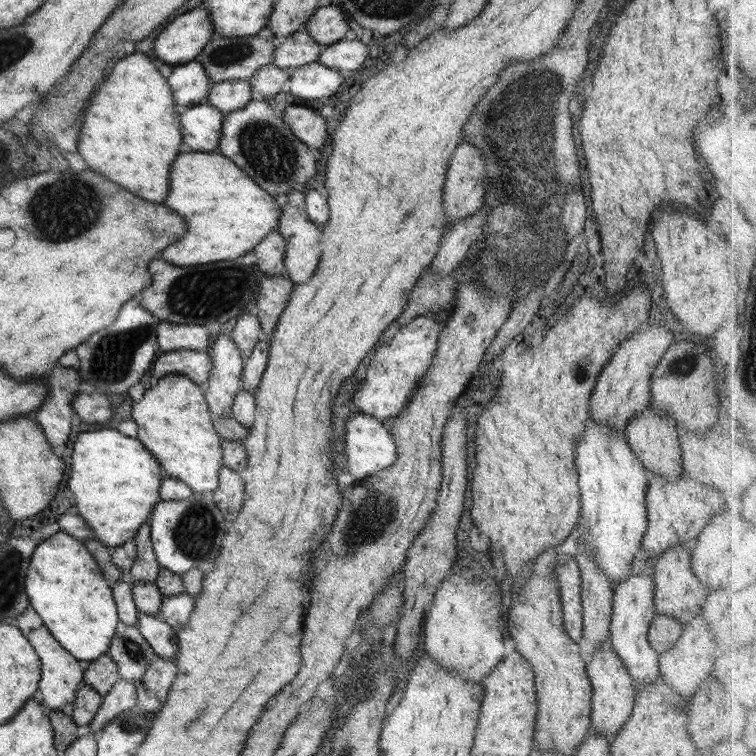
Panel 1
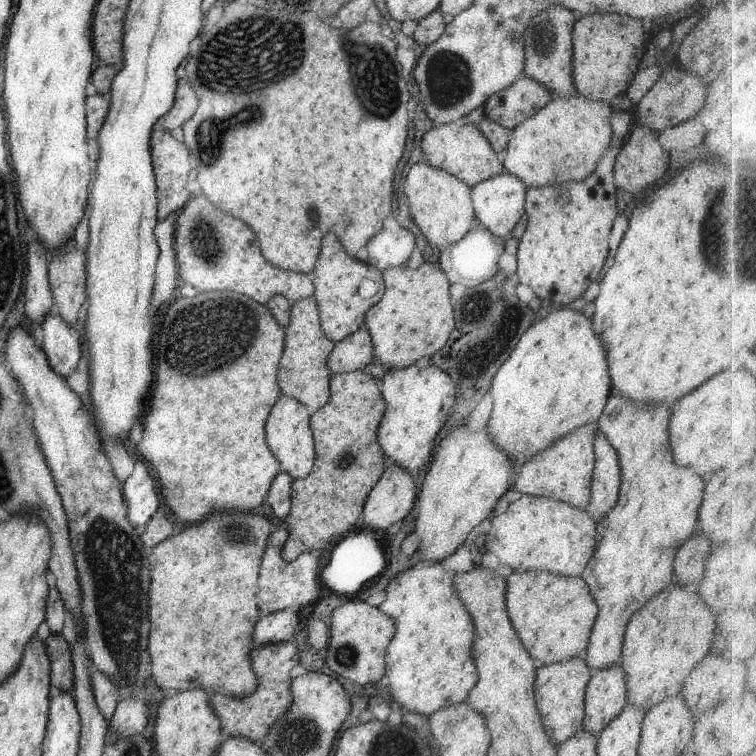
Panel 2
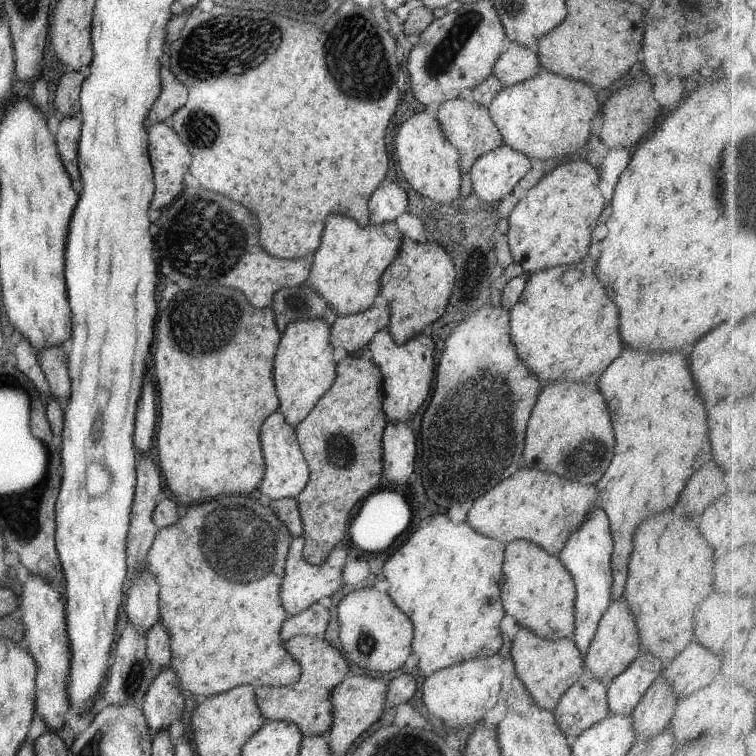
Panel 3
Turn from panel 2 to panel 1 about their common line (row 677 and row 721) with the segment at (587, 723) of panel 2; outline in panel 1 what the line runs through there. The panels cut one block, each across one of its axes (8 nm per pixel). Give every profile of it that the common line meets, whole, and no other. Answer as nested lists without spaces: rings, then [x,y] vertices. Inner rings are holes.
[[[610,640],[602,643],[594,653],[591,660],[585,664],[585,672],[590,679],[593,687],[593,696],[591,700],[590,714],[592,733],[604,735],[608,741],[614,740],[616,732],[628,721],[634,708],[634,701],[637,688],[634,686],[635,681],[630,677],[628,670],[624,667],[624,662],[619,659],[616,649],[612,647]]]

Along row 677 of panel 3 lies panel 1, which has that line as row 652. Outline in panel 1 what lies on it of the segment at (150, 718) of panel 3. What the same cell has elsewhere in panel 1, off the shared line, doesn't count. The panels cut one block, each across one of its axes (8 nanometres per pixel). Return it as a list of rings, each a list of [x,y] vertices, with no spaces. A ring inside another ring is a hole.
[[[140,612],[137,627],[157,657],[165,660],[175,659],[176,653],[178,653],[178,643],[176,631],[172,626],[158,619],[156,615]]]

